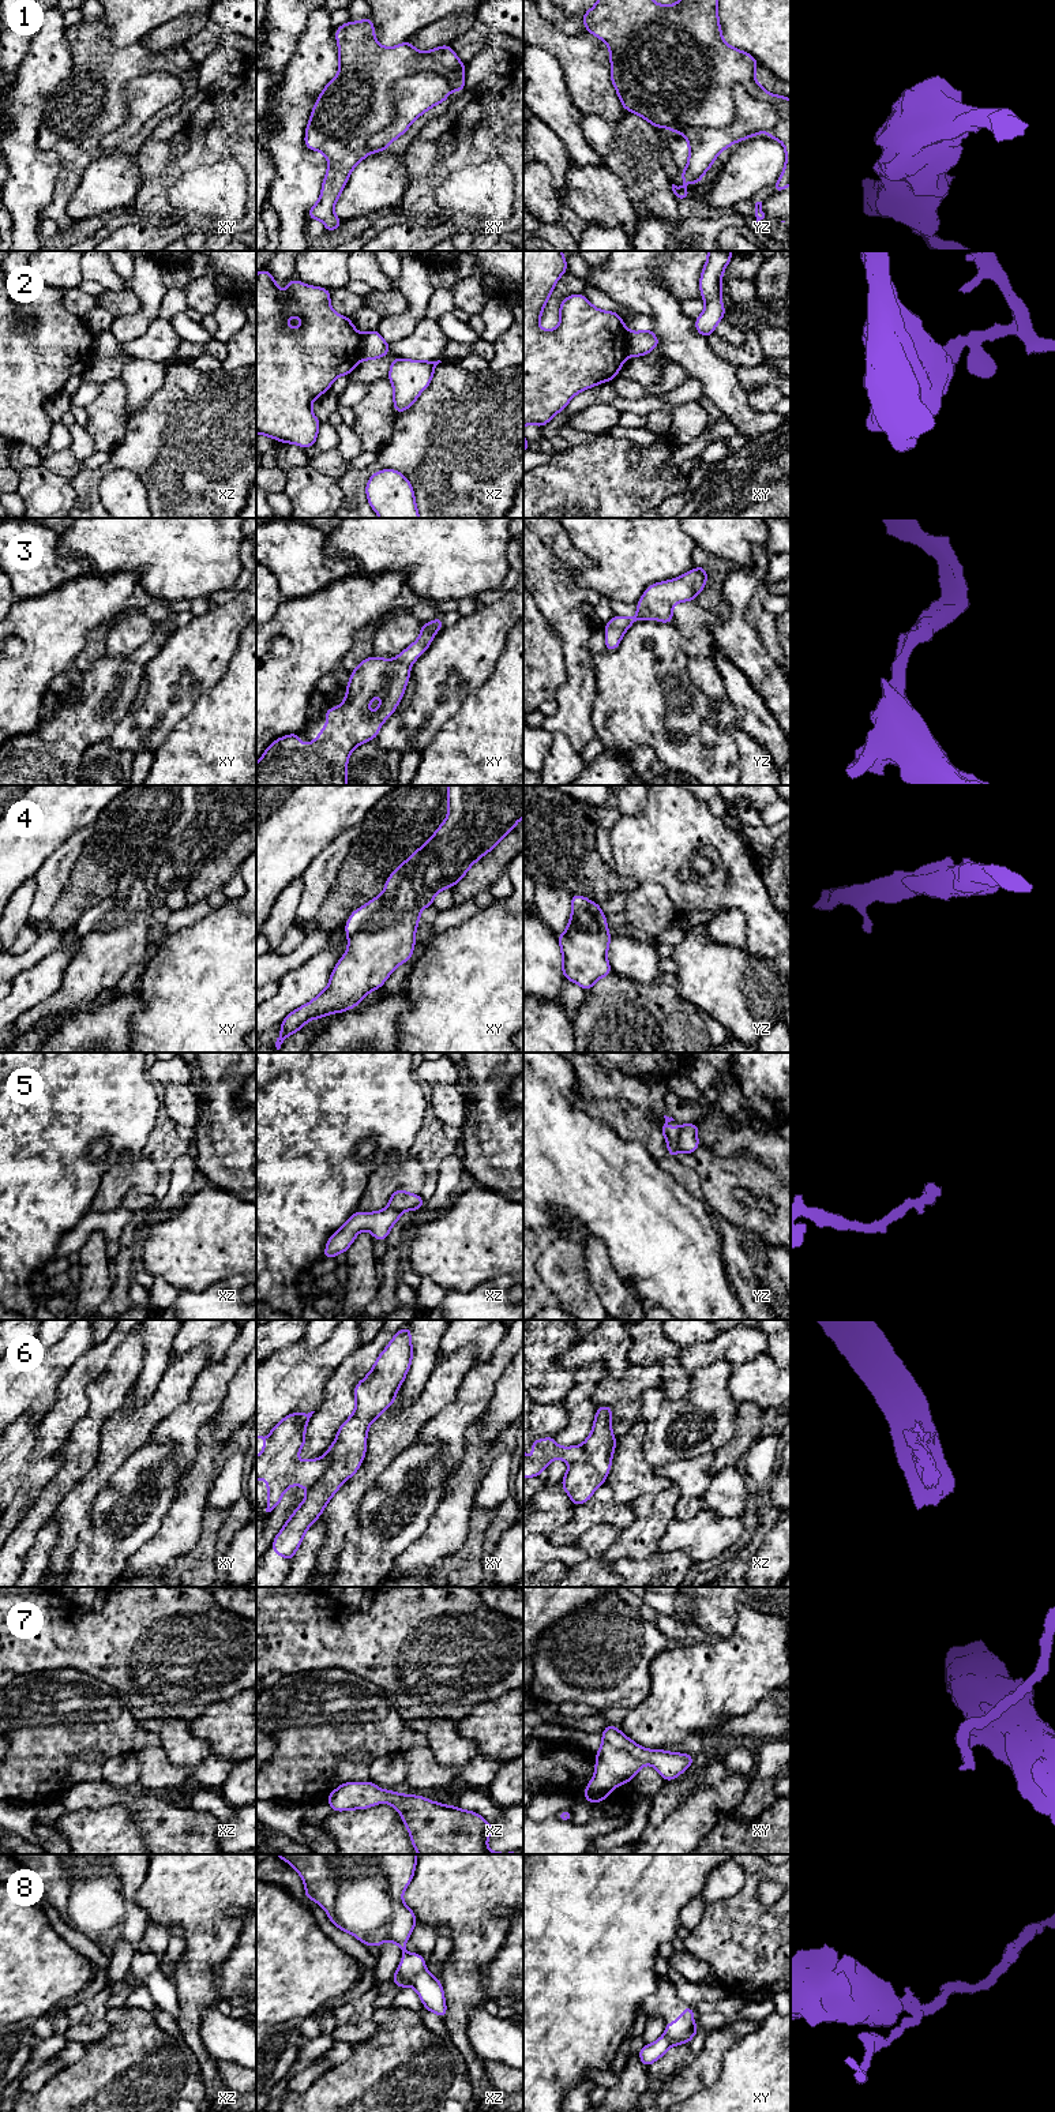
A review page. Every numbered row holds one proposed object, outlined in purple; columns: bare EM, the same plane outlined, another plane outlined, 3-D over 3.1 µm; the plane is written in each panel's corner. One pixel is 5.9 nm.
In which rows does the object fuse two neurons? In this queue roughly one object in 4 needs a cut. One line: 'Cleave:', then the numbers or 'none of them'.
Cleave: 1, 2, 5, 6, 8

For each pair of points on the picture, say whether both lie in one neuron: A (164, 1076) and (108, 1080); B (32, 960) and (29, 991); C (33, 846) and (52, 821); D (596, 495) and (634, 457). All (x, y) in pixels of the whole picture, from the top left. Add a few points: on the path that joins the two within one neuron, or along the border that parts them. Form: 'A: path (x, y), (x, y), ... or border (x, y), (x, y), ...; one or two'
A: border (146, 1069), (151, 1080); two
B: border (57, 946), (14, 978); two
C: path (41, 841), (48, 840), (48, 829); one
D: border (633, 446), (641, 453), (641, 462), (637, 466); two

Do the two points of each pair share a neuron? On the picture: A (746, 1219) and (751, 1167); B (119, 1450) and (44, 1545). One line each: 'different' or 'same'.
A: same
B: different

